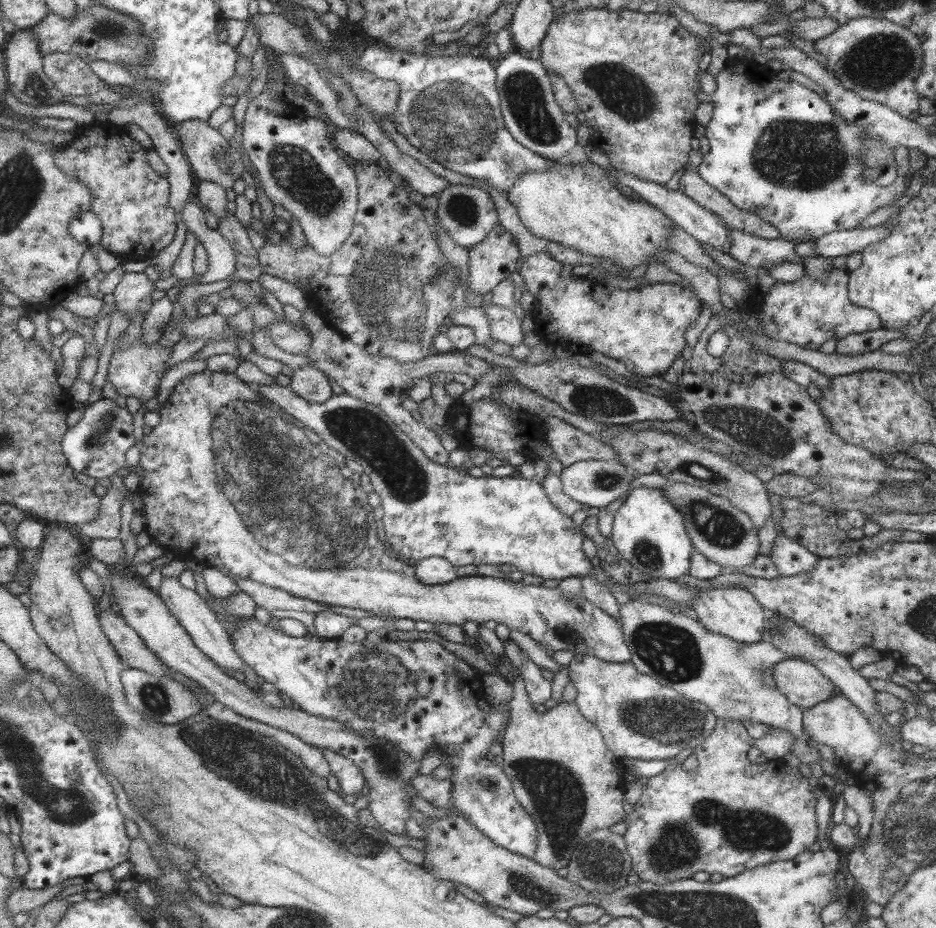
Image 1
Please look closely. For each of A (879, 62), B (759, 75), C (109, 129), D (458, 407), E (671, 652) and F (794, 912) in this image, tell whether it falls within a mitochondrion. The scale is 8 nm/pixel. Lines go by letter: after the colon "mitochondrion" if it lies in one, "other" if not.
A: mitochondrion
B: other
C: other
D: other
E: mitochondrion
F: other

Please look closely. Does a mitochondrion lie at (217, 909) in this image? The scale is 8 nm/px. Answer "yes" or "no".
no

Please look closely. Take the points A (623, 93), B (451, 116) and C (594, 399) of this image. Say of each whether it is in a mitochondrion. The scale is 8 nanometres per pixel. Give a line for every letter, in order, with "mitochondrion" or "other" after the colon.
A: mitochondrion
B: mitochondrion
C: mitochondrion

